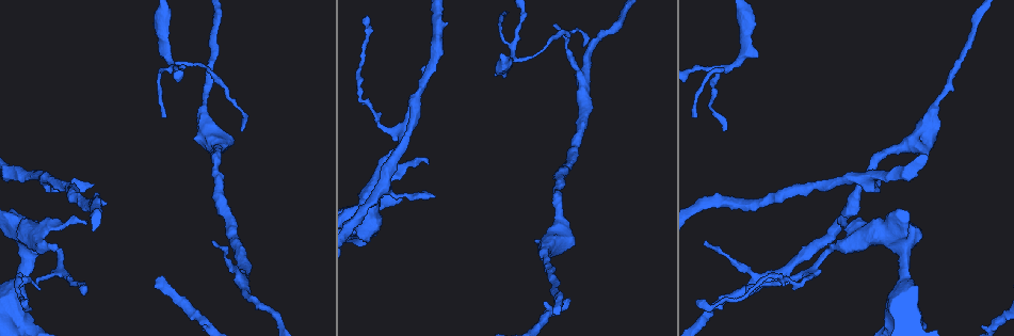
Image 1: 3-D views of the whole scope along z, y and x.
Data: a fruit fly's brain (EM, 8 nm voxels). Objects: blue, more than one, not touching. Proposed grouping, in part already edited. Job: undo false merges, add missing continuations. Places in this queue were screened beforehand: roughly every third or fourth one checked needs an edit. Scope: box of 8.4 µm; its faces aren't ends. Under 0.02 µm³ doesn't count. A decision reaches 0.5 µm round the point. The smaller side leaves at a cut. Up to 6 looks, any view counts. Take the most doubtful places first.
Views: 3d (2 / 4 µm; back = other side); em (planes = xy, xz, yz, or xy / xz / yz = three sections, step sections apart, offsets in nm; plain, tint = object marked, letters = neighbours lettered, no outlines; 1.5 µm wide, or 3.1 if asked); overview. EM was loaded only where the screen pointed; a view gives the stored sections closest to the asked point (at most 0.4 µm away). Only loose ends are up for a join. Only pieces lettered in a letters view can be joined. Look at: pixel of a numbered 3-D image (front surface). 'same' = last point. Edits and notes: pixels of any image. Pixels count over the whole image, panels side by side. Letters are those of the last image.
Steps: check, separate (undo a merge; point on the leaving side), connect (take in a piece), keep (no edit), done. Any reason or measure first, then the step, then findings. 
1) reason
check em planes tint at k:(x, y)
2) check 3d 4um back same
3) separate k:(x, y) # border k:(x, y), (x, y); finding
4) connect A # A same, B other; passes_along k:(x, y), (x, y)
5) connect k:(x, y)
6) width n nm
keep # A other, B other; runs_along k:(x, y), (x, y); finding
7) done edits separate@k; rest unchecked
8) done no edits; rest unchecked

tapers out
check em planes letters at 1:(434, 195)

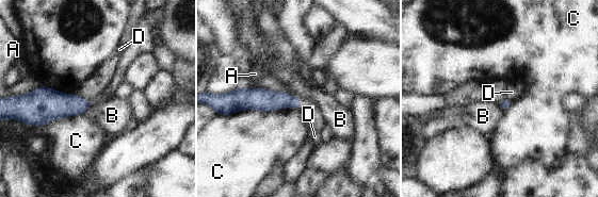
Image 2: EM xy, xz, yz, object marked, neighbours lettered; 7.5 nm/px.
keep # A other, B other, C other, D other; runs_along 2:(235, 94), (242, 99), (297, 103); none of them fits

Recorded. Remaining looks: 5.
tapers out
check 3d 4um at 1:(752, 292)

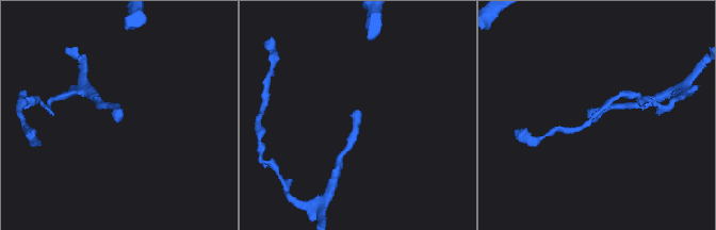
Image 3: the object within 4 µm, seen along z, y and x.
check em xy step 8 letters at 3:(355, 112)

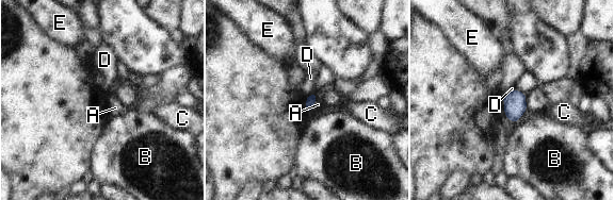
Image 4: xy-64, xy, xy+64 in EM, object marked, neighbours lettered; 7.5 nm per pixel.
another direction
check em planes letters same

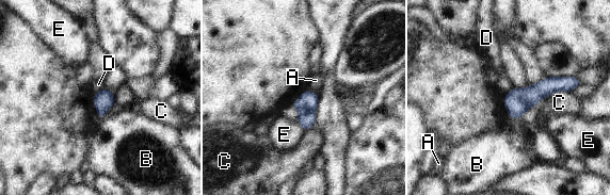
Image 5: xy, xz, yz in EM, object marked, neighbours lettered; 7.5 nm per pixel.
longest_contact C 190 nm
keep # A other, B other, C other, D other, E other; border 5:(307, 90), (316, 93); none of them fits

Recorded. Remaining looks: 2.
done no edits; rest unchecked

